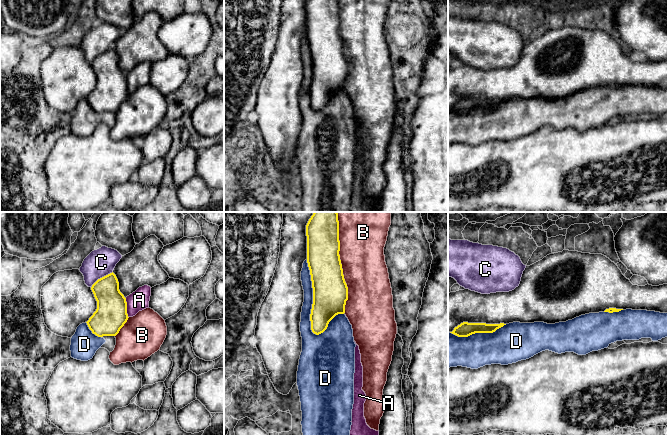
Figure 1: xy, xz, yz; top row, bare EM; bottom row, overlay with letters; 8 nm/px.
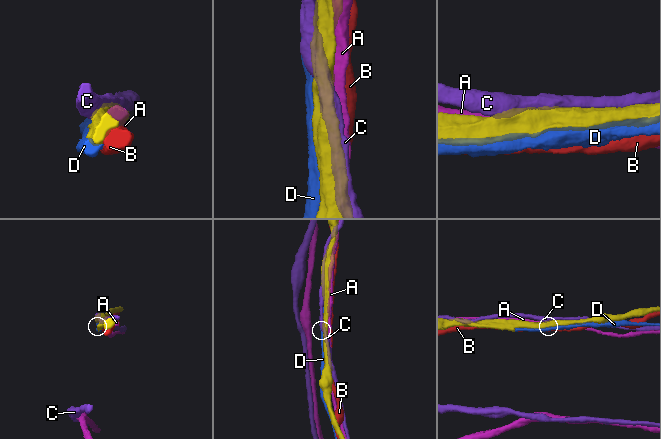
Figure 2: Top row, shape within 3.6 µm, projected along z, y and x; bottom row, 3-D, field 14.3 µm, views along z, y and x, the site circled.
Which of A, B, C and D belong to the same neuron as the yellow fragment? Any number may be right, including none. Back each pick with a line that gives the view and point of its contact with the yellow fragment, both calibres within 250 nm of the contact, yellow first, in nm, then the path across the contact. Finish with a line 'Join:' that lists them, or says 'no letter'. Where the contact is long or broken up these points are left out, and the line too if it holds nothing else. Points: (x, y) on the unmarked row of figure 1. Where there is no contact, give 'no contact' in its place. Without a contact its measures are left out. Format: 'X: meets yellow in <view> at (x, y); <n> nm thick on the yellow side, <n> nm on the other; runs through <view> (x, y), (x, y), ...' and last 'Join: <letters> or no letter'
D: meets yellow in xz at (313, 75); 280 nm thick on the yellow side, 100 nm on the other
Join: D

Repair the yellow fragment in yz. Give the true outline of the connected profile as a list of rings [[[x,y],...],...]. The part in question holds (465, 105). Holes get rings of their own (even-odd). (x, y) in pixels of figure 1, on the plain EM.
[[[463,98],[450,109],[458,113],[468,113],[475,109],[493,109],[497,105],[503,103],[504,99],[500,100],[486,100],[486,99],[468,99]]]

